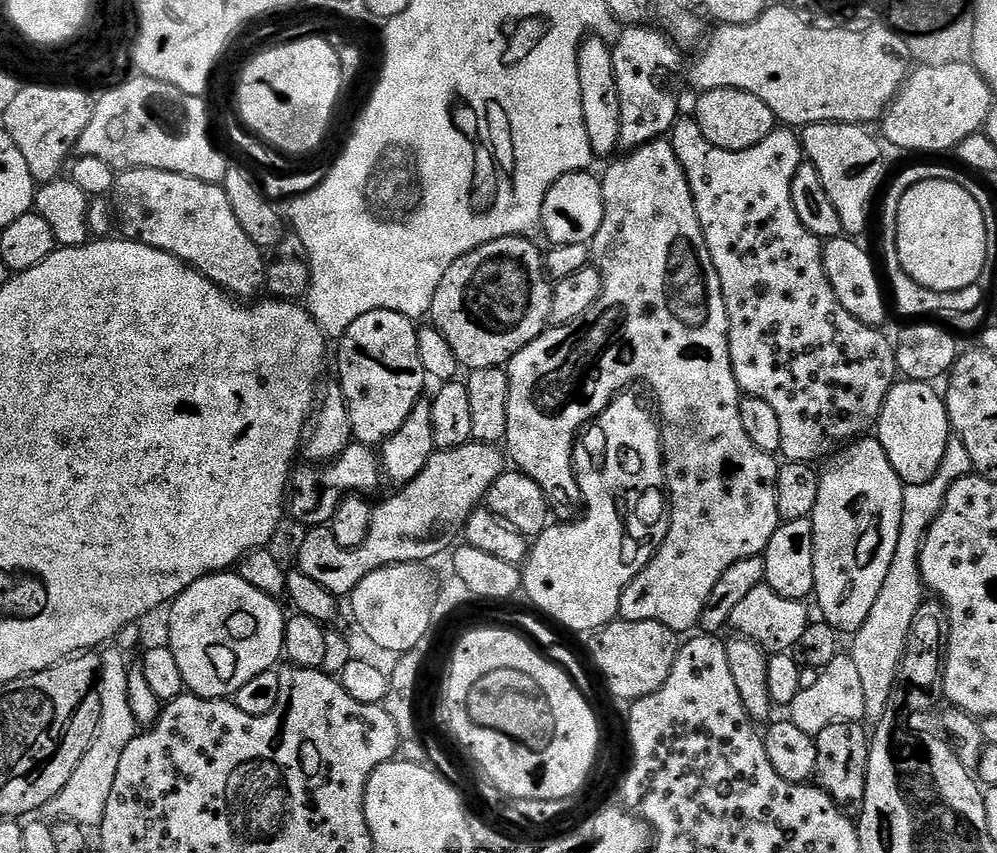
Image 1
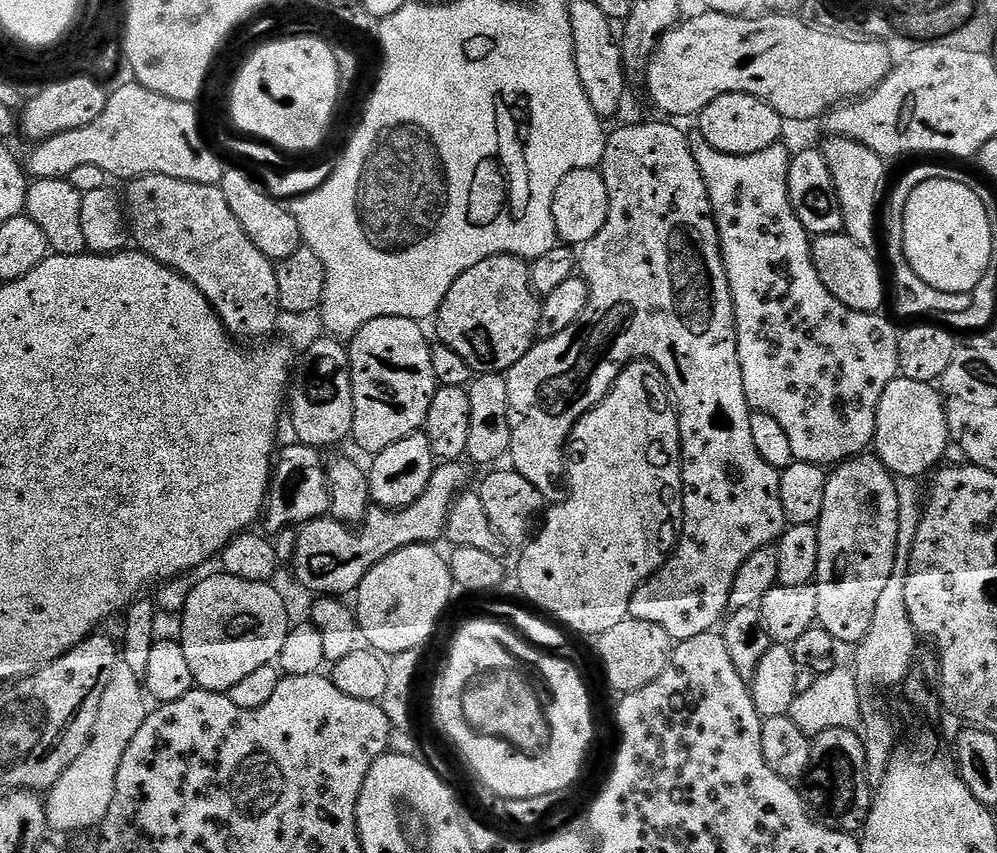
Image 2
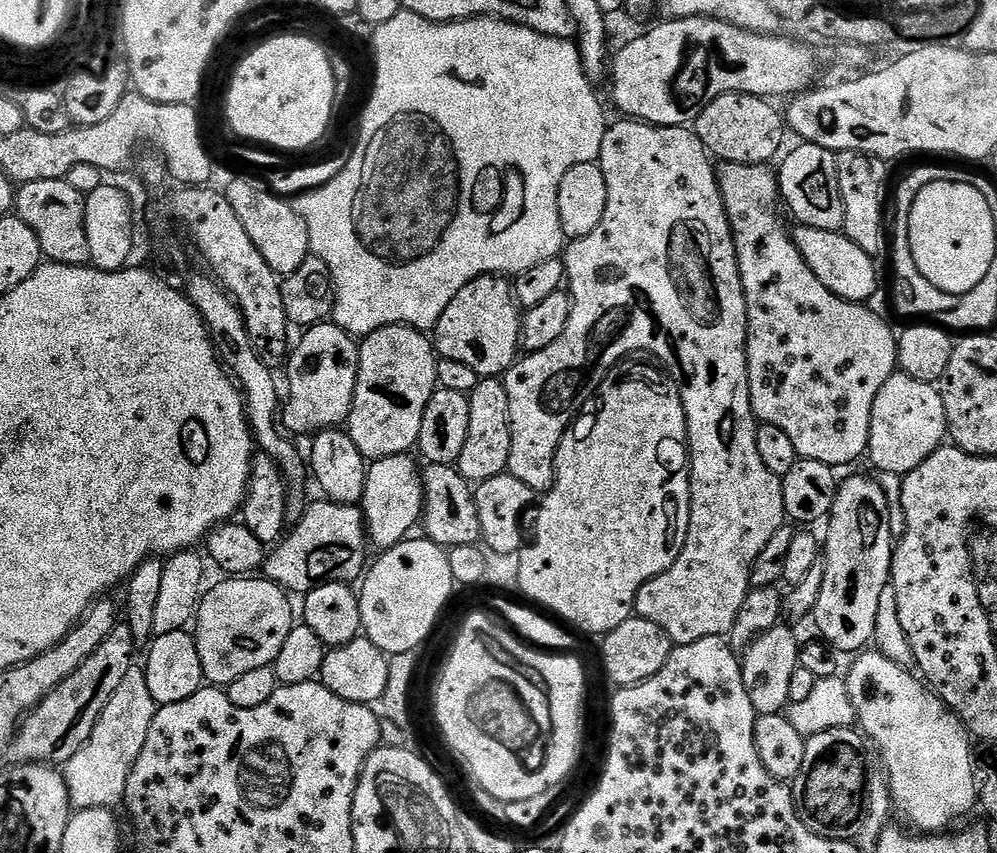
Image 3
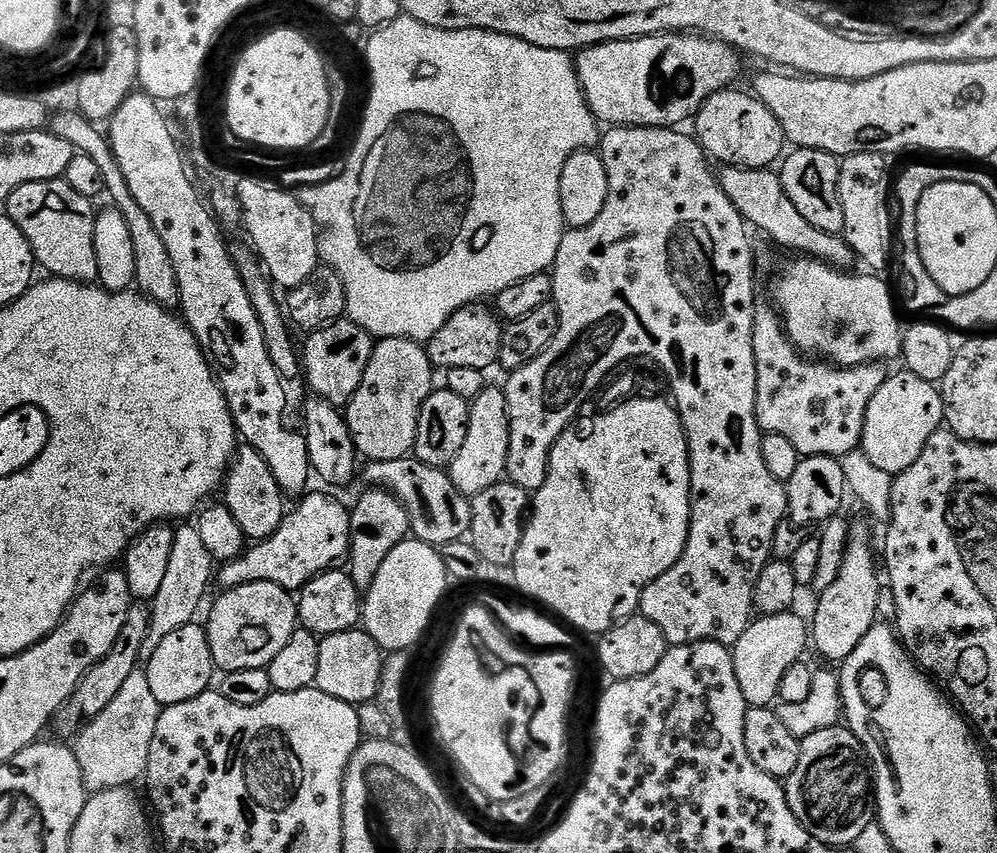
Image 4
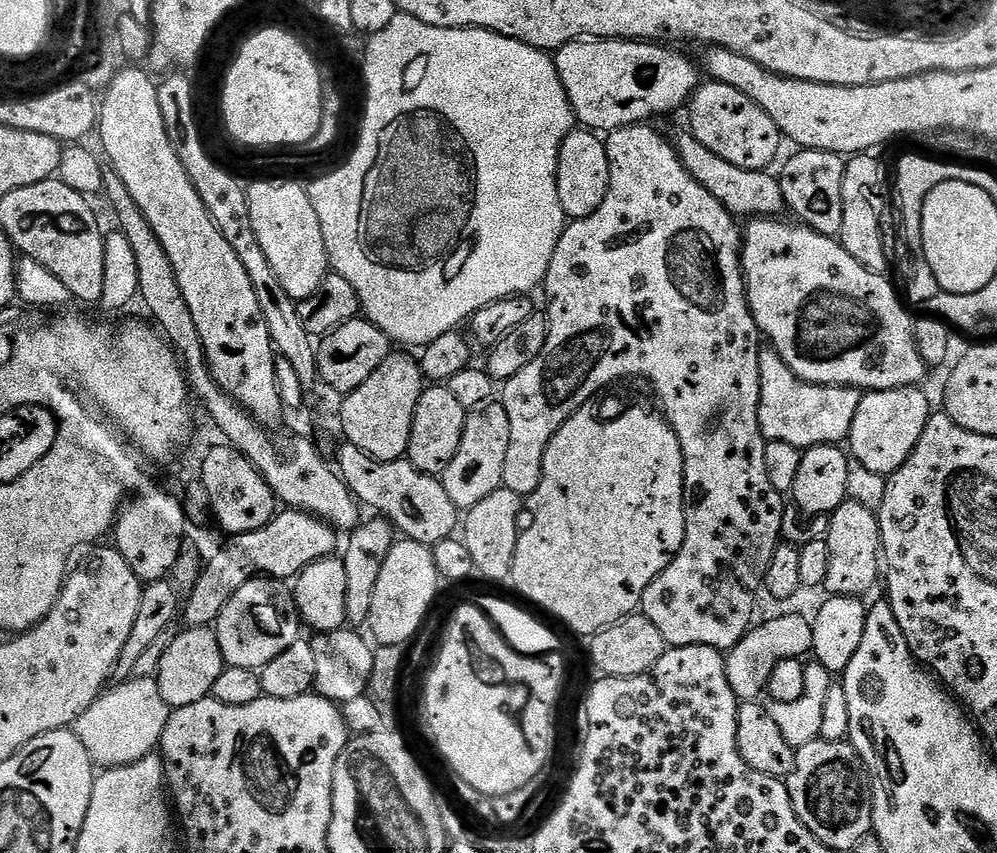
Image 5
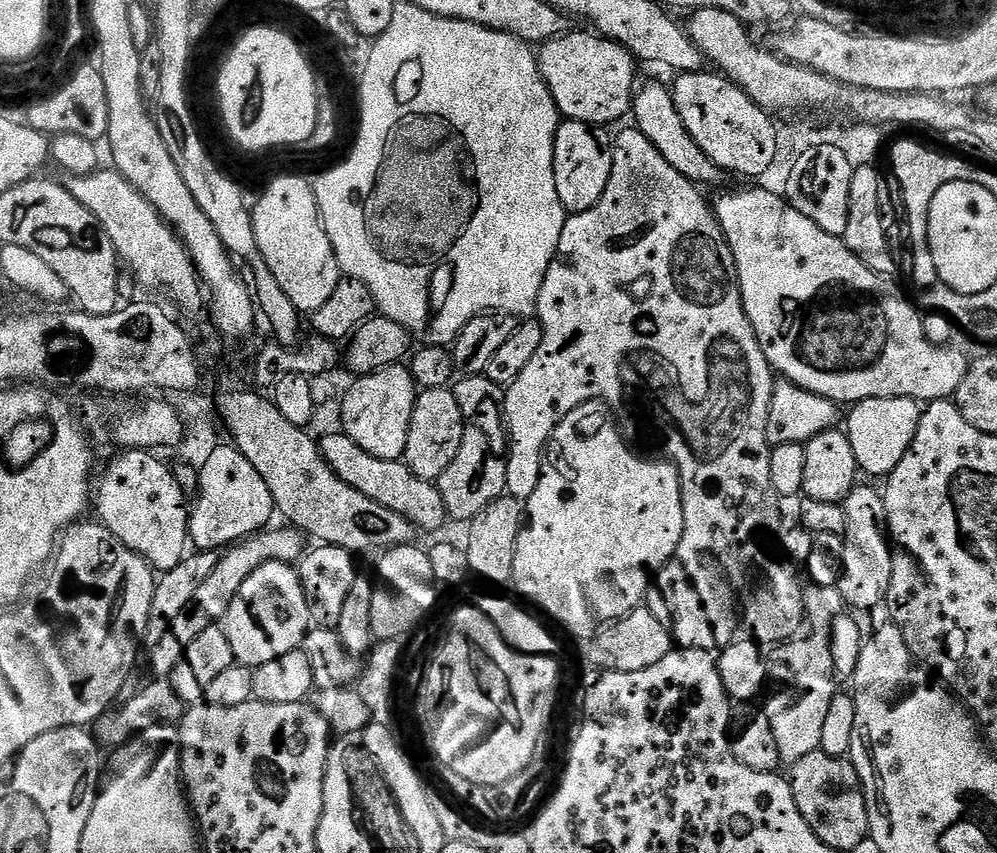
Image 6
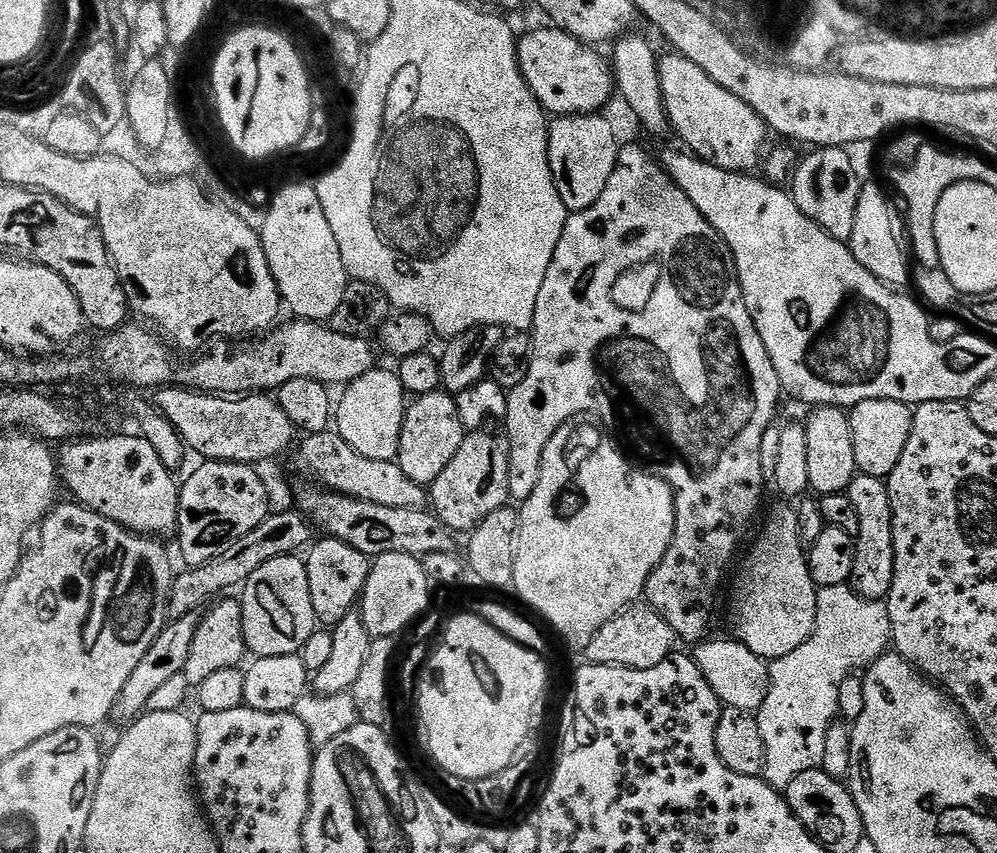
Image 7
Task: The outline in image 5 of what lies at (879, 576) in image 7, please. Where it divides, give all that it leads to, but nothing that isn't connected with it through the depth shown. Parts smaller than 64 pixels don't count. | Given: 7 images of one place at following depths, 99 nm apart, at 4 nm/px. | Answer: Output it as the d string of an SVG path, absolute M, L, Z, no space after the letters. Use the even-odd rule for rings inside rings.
M849 498L826 520L826 539L830 550L830 571L826 573L823 591L828 596L863 597L882 576L882 545L880 518L860 500Z

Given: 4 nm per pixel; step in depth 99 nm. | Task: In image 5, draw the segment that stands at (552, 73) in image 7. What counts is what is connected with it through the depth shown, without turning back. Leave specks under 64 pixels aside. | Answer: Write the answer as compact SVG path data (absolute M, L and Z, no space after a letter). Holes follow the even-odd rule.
M575 40L555 49L558 78L562 78L577 121L585 129L607 134L629 124L652 122L655 116L676 112L680 107L681 111L701 83L702 72L693 57L692 61L664 46L638 40Z

